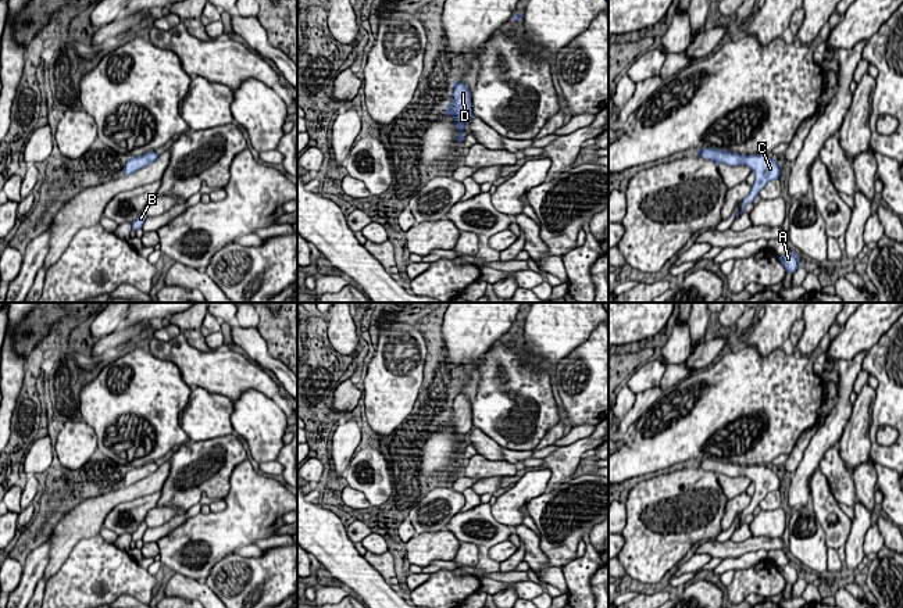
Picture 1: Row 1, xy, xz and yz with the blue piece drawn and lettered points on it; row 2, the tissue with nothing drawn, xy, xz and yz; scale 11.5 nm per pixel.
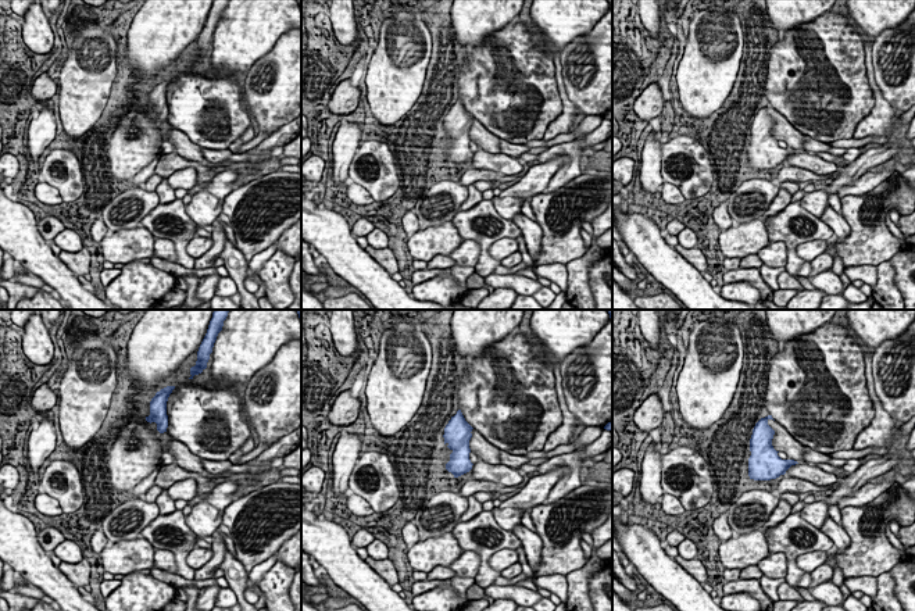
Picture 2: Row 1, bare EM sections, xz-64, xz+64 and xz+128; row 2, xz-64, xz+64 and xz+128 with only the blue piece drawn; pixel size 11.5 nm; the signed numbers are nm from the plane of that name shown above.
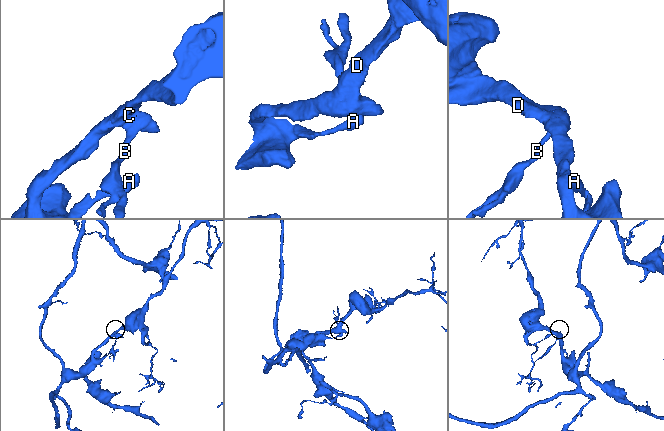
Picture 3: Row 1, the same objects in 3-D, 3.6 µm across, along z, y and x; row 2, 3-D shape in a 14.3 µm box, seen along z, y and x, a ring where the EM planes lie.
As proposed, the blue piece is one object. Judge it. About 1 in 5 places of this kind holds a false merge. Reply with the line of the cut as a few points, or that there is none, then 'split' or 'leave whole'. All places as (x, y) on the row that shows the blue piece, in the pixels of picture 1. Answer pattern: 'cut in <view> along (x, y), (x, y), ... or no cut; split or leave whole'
no cut; leave whole

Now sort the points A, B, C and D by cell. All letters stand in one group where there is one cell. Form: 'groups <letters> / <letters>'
groups A B C D

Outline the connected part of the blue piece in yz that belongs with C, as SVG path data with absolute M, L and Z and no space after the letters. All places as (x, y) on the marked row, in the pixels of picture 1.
M700 149L696 150L704 160L711 160L717 164L725 164L728 167L745 165L749 167L750 171L754 172L754 183L750 189L749 196L742 201L740 211L736 214L736 218L745 211L745 207L759 196L759 193L765 187L765 185L771 180L779 179L781 169L774 158L767 155L746 155L732 151L724 151L722 149Z

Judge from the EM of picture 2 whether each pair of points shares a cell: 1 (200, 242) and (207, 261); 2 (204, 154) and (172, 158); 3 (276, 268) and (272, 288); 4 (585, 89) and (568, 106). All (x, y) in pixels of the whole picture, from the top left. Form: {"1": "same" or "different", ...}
{"1": "different", "2": "different", "3": "same", "4": "different"}

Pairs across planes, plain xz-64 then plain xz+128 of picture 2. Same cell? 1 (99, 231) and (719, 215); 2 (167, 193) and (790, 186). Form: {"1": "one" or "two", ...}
{"1": "one", "2": "two"}

